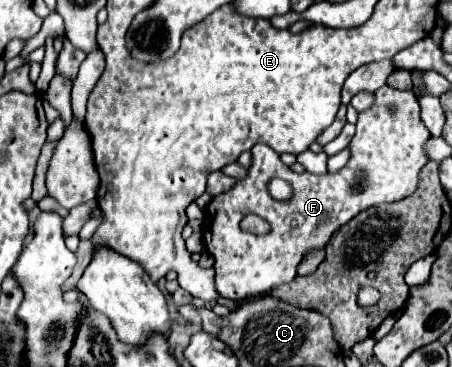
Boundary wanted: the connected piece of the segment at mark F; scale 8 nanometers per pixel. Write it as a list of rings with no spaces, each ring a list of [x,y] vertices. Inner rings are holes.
[[[383,86],[375,92],[375,102],[369,110],[359,112],[357,120],[357,134],[351,140],[351,158],[349,164],[343,166],[335,174],[297,174],[289,166],[285,166],[279,160],[279,154],[273,152],[265,144],[257,144],[251,154],[253,162],[247,170],[247,178],[237,180],[237,184],[215,196],[209,206],[205,208],[205,218],[203,218],[203,244],[207,252],[215,258],[215,284],[221,296],[231,298],[231,300],[245,300],[247,296],[265,292],[277,284],[287,284],[297,276],[297,268],[305,254],[311,248],[325,248],[331,234],[339,230],[343,224],[347,224],[353,216],[359,212],[375,206],[375,204],[389,204],[389,202],[399,202],[413,194],[417,190],[417,174],[423,164],[427,164],[427,158],[423,154],[423,142],[429,138],[429,130],[425,128],[421,114],[419,114],[419,102],[411,90],[395,90],[391,86]],[[271,178],[283,178],[293,186],[293,196],[285,202],[275,200],[267,184]],[[247,214],[257,214],[263,220],[271,224],[271,230],[267,234],[251,234],[241,230],[241,220]]]

